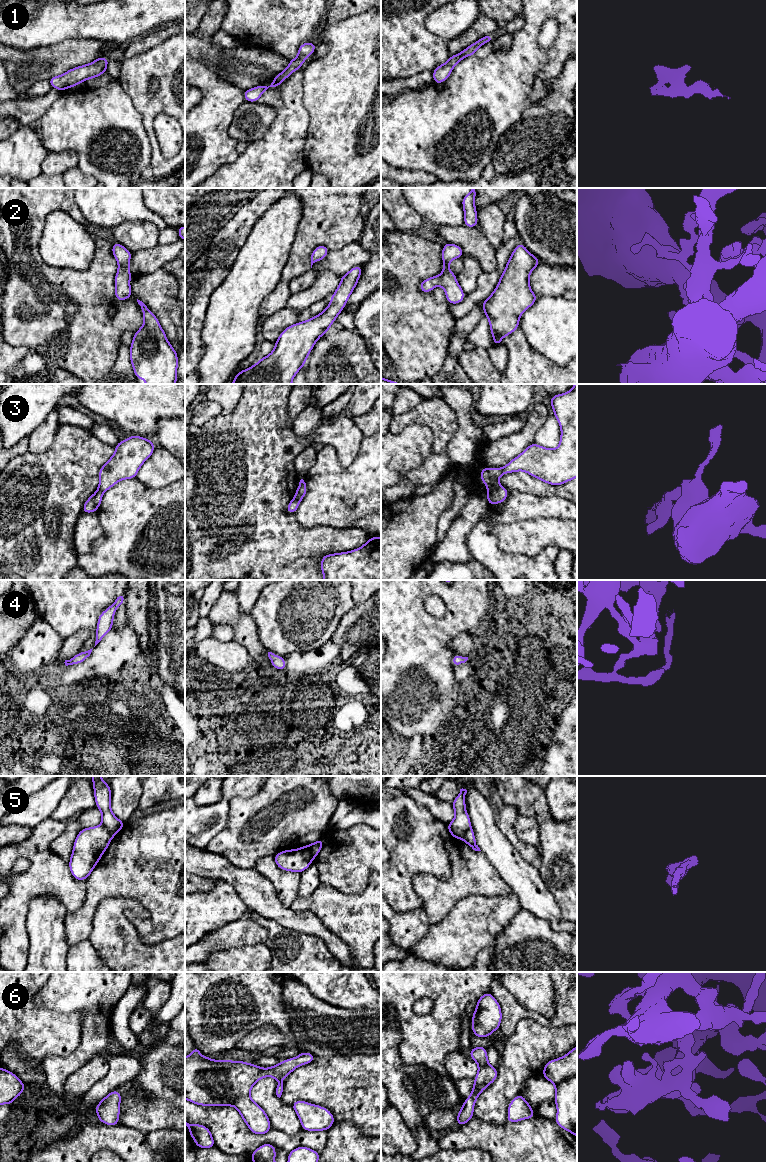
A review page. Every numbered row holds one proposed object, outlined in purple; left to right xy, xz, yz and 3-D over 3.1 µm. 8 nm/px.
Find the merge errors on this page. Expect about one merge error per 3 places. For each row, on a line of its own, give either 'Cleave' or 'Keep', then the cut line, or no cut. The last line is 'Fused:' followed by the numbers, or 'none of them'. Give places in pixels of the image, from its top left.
1: Keep. No split
2: Keep. No split
3: Cleave. Split along yz (500, 486), (489, 493)
4: Keep. No split
5: Cleave. Split along xz (298, 849), (302, 856), (310, 863)
6: Keep. No split
Fused: 3, 5

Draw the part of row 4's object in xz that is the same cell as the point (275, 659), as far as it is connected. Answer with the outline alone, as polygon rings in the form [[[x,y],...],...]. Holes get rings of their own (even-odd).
[[[268,652],[268,657],[272,662],[272,667],[278,670],[287,670],[284,657],[280,657],[272,652]]]

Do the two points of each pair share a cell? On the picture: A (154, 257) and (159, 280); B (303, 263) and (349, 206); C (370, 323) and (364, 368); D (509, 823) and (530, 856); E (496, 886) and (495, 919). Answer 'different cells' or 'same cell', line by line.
A: different cells
B: same cell
C: different cells
D: same cell
E: different cells

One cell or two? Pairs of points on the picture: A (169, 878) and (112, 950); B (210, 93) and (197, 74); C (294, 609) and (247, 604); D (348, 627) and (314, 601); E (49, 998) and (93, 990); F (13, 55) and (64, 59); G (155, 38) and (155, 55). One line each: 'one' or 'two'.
A: two
B: one
C: two
D: two
E: one
F: one
G: two

